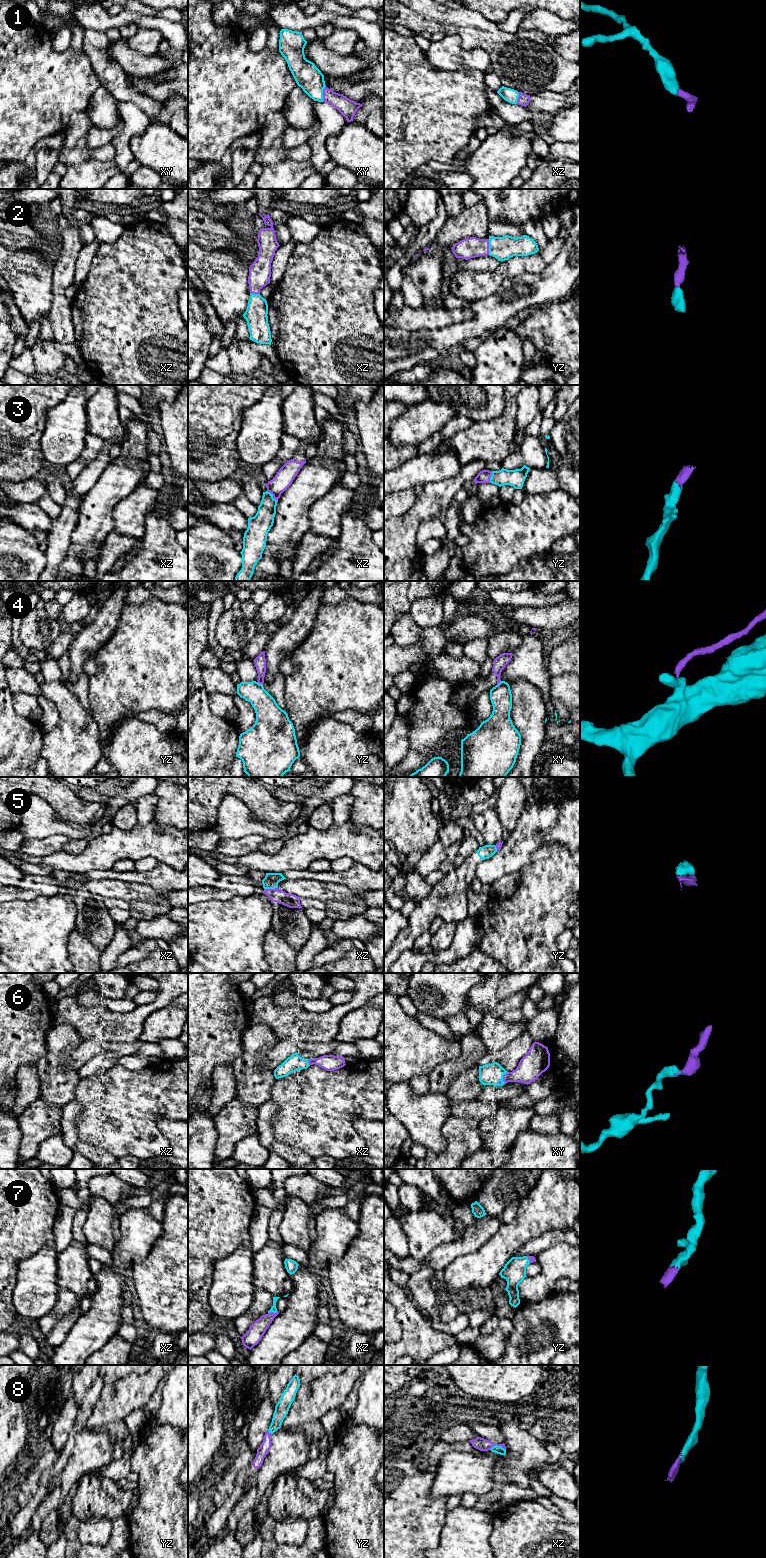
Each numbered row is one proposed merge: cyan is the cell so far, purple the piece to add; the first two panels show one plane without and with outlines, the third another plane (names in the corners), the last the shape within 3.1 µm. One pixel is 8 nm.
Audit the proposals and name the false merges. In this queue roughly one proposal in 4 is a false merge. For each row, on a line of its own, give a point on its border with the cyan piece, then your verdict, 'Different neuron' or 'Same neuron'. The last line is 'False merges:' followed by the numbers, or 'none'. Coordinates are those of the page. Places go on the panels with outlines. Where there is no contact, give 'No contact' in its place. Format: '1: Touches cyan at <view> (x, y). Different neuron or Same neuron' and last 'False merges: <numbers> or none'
1: Touches cyan at xy (322, 94). Same neuron
2: Touches cyan at yz (489, 247). Same neuron
3: Touches cyan at xz (272, 496). Same neuron
4: Touches cyan at yz (260, 684). Different neuron
5: Touches cyan at xz (270, 888). Same neuron
6: Touches cyan at xy (502, 1077). Same neuron
7: Touches cyan at xz (272, 1311). Same neuron
8: Touches cyan at xz (496, 1445). Same neuron
False merges: 4

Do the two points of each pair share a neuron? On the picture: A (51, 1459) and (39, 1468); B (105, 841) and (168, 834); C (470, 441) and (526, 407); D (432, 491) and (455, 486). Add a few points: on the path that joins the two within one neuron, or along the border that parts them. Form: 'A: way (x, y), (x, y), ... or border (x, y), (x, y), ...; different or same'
A: way (48, 1459), (42, 1465); same
B: way (121, 841), (152, 840); same
C: border (518, 395), (517, 424), (514, 433); different
D: way (438, 491), (445, 491), (449, 488); same

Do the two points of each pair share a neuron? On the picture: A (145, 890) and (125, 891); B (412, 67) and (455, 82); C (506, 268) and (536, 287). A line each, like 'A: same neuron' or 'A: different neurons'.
A: same neuron
B: same neuron
C: different neurons

